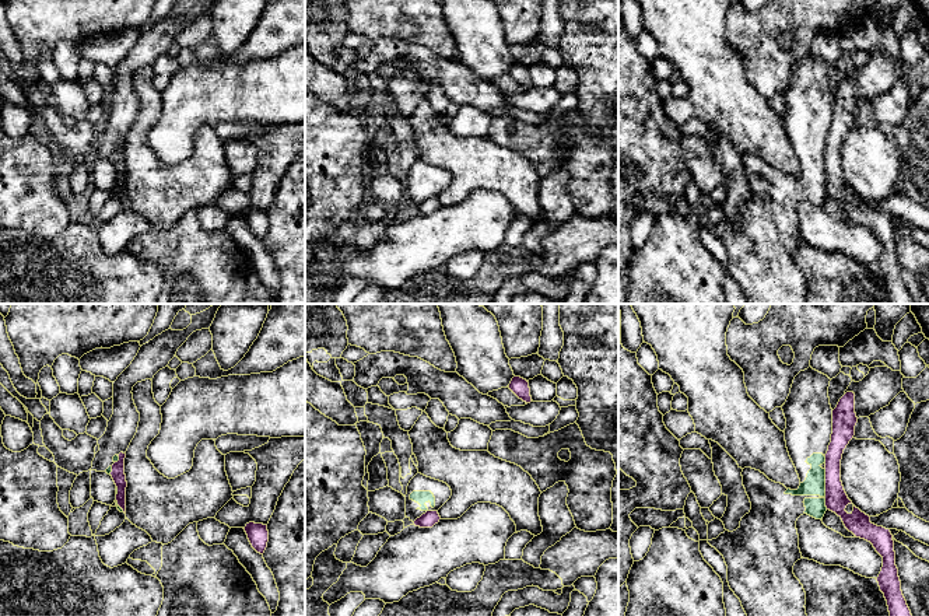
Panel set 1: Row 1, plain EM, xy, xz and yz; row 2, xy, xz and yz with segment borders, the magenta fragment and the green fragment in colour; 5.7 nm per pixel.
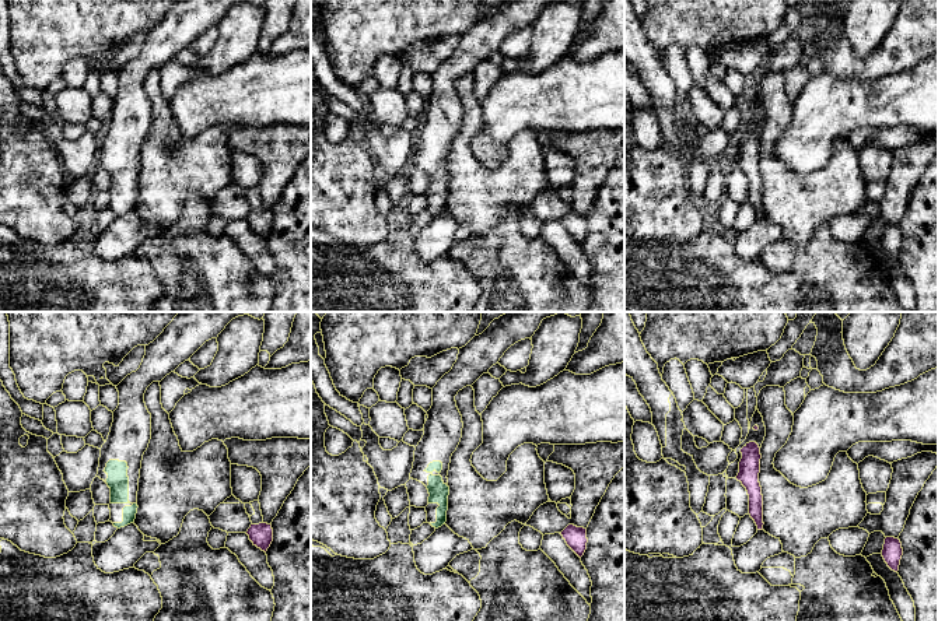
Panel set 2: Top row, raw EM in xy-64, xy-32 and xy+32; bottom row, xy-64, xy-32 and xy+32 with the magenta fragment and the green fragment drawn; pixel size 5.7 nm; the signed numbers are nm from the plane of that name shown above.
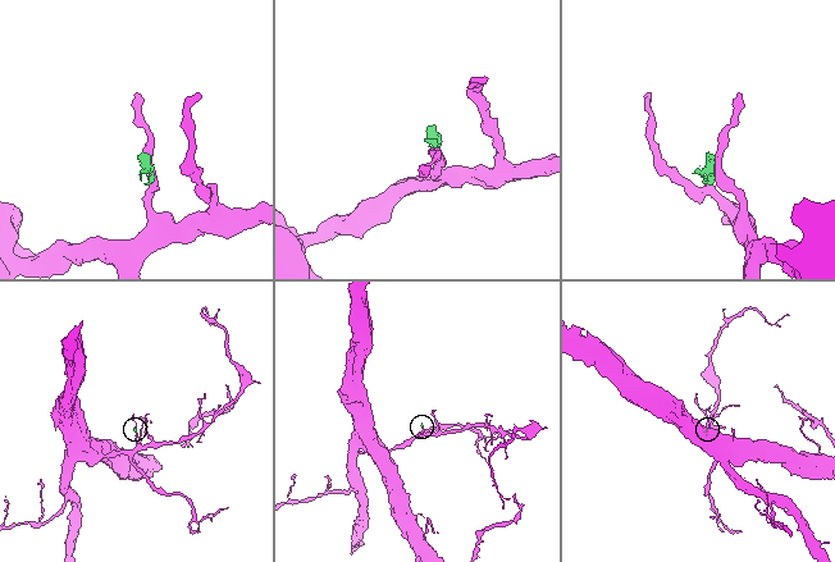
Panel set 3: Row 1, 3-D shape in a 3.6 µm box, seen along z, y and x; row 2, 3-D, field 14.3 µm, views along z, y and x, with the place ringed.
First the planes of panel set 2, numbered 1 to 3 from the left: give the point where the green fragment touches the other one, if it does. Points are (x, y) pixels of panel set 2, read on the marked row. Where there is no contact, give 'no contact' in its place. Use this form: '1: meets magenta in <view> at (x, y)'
1: no contact
2: no contact
3: no contact

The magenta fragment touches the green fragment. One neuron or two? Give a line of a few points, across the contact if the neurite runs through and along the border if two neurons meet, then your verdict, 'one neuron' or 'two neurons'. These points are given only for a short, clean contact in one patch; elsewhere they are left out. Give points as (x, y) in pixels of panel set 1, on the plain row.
line yz (824, 154), (826, 182); two neurons

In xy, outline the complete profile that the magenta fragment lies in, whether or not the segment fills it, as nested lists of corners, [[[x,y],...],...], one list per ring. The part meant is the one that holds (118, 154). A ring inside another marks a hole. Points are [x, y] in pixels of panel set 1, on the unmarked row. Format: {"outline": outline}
{"outline": [[[120,139],[118,143],[119,147],[112,151],[111,162],[118,174],[118,181],[116,181],[118,192],[126,200],[126,174],[127,174],[126,161],[125,161],[126,140]]]}

